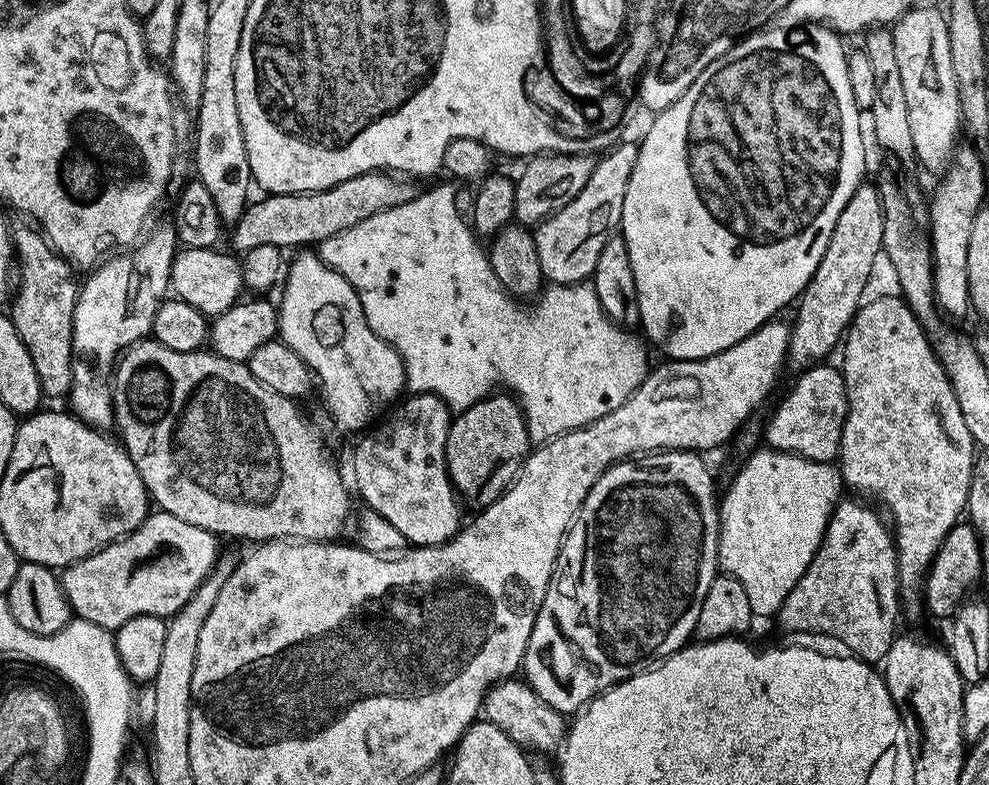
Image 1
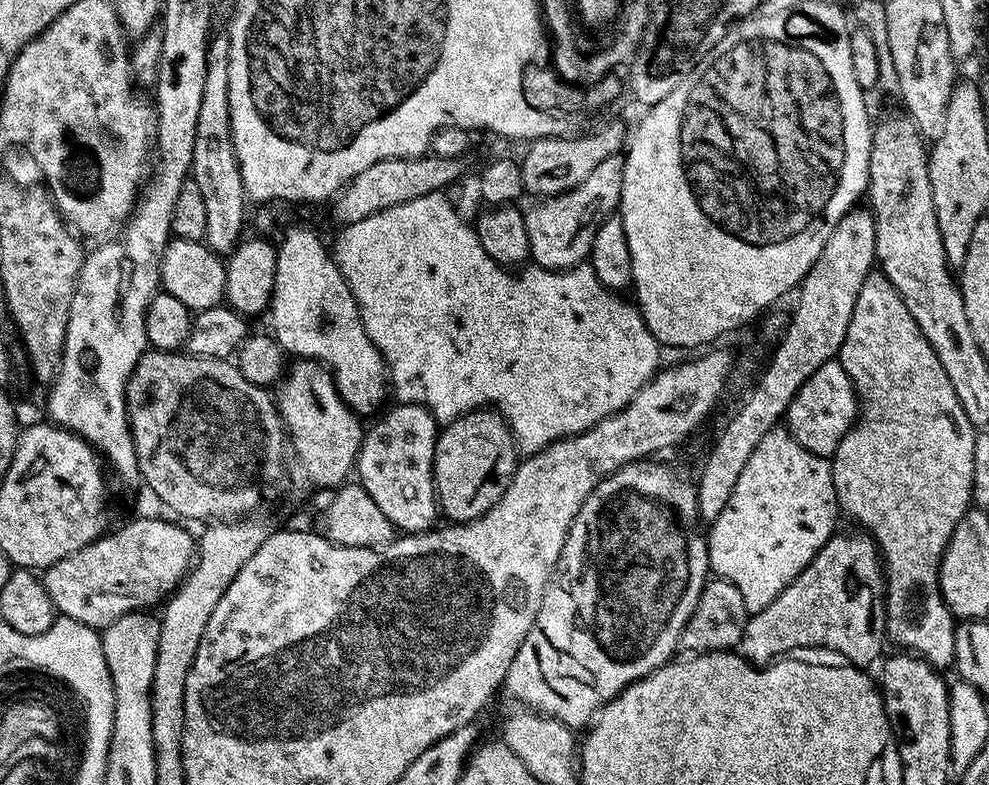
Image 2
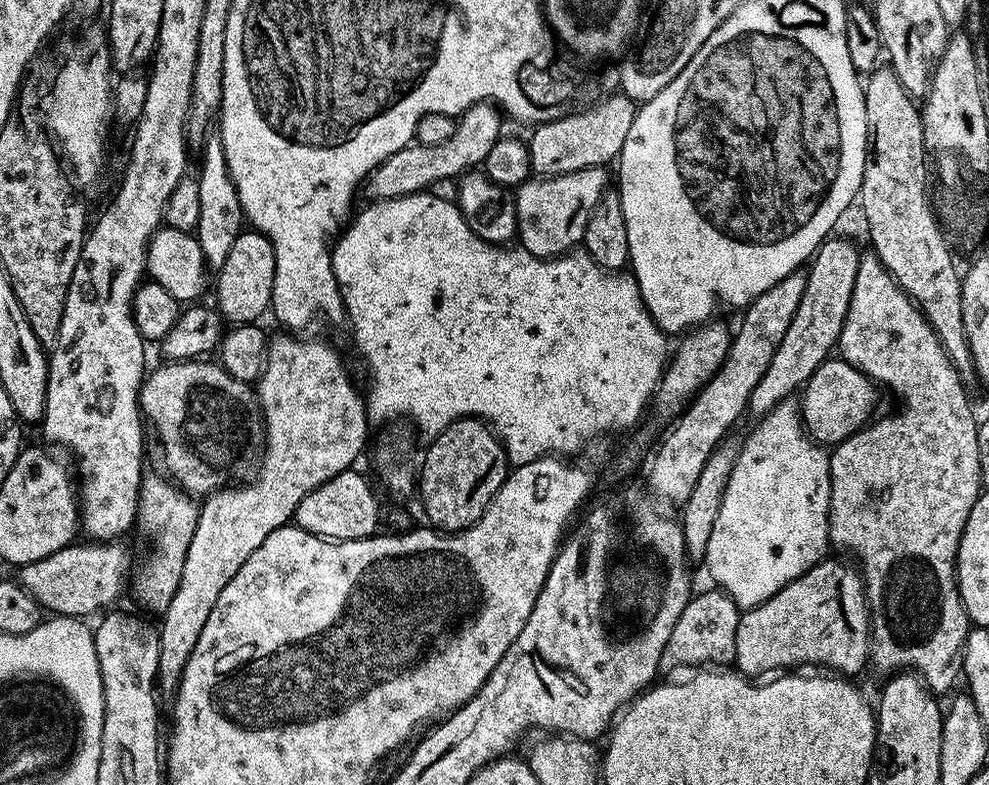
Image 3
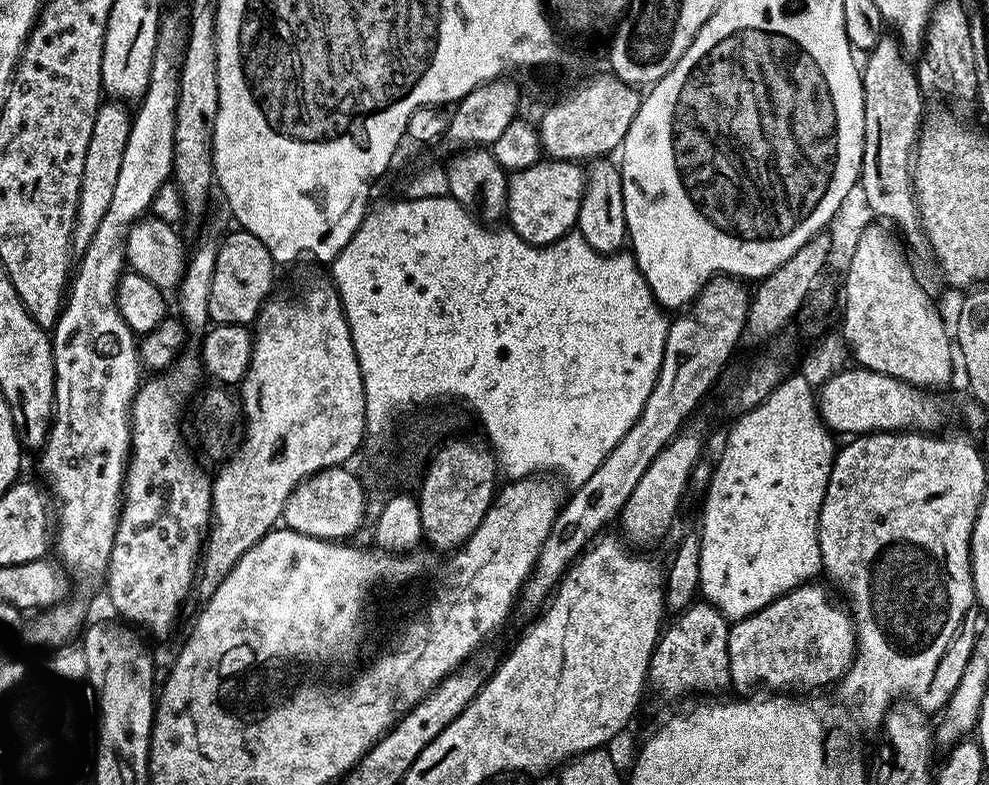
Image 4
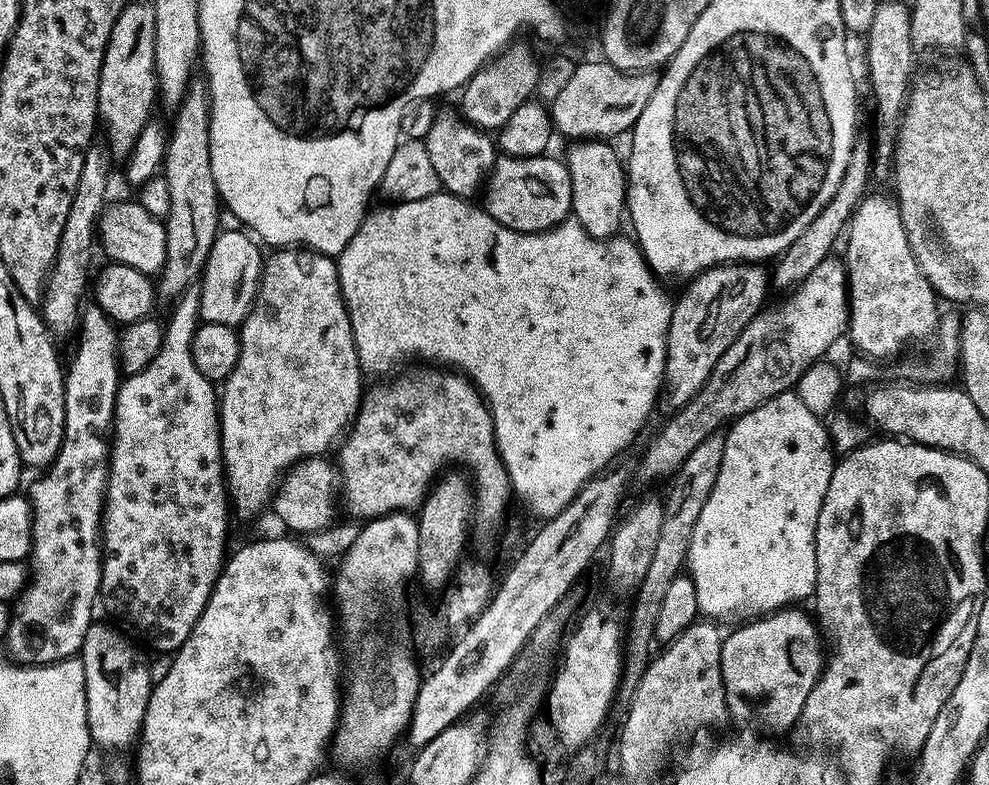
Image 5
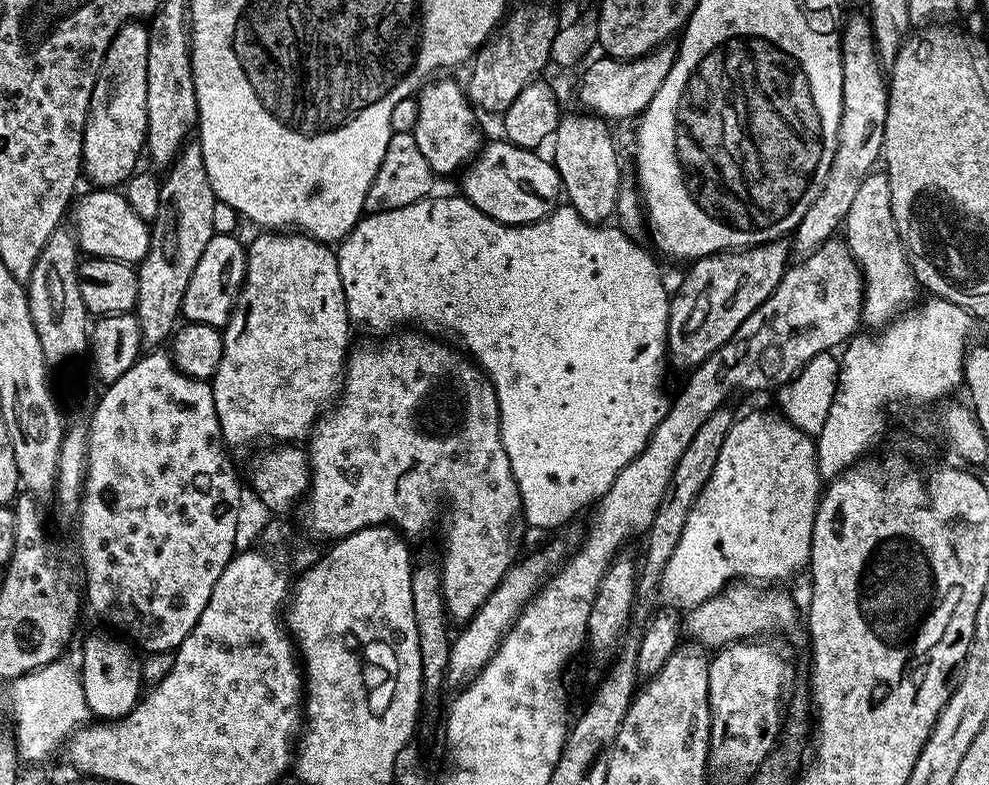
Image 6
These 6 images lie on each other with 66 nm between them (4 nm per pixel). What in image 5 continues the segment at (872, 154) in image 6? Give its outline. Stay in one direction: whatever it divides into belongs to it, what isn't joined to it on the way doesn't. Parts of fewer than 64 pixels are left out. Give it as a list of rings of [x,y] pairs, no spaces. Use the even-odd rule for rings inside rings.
[[[858,142],[852,147],[850,162],[846,166],[846,174],[842,174],[842,182],[838,182],[838,190],[834,190],[834,198],[826,202],[826,206],[818,214],[794,242],[784,252],[781,252],[775,261],[776,269],[771,269],[770,284],[773,289],[785,288],[791,290],[797,284],[802,283],[806,274],[818,266],[818,262],[829,259],[833,255],[832,247],[836,244],[836,239],[845,235],[848,222],[852,218],[852,213],[856,211],[857,204],[864,199],[869,191],[868,180],[870,181],[872,169],[872,149],[867,143]]]

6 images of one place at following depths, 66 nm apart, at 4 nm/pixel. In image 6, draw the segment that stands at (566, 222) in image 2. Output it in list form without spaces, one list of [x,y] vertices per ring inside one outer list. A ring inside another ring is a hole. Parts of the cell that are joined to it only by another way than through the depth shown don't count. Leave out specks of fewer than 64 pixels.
[[[497,138],[493,144],[485,143],[463,173],[464,199],[482,210],[482,214],[503,224],[533,224],[544,220],[561,203],[562,185],[556,165],[547,155],[540,154],[530,148],[514,146],[503,138]]]

